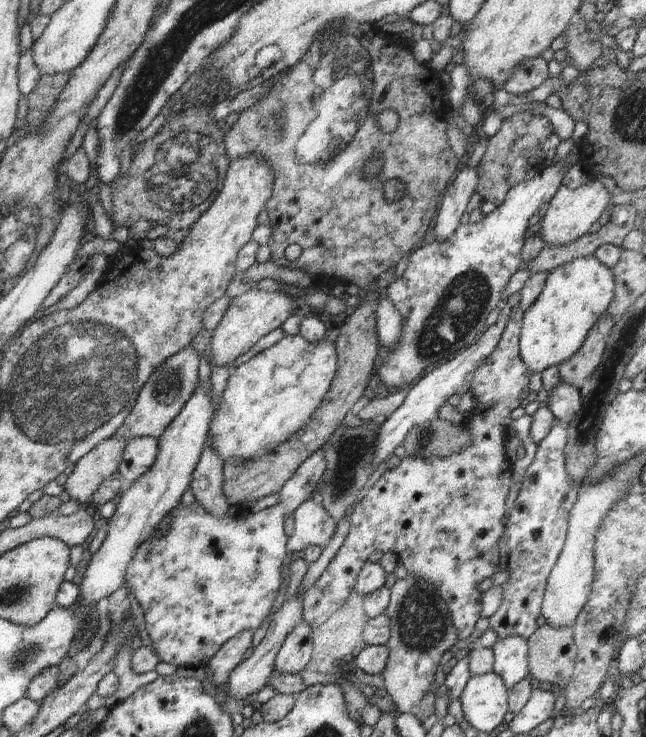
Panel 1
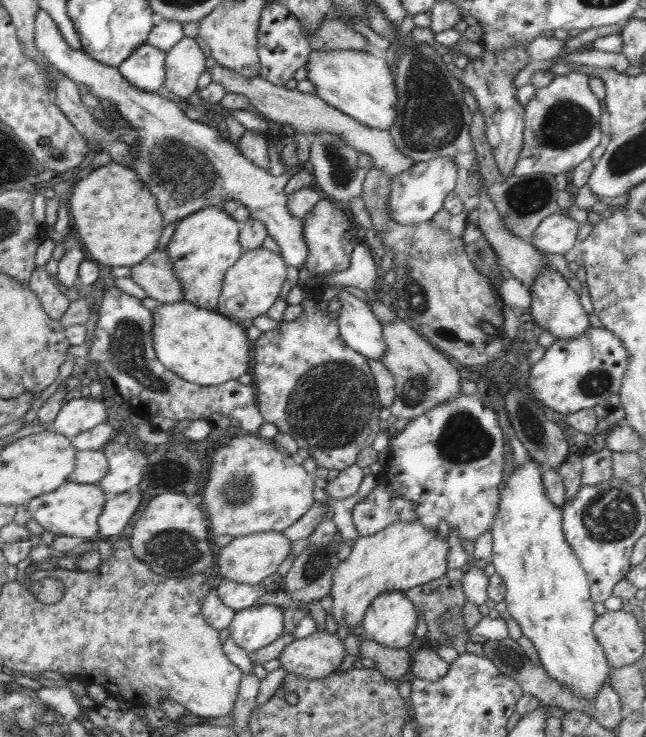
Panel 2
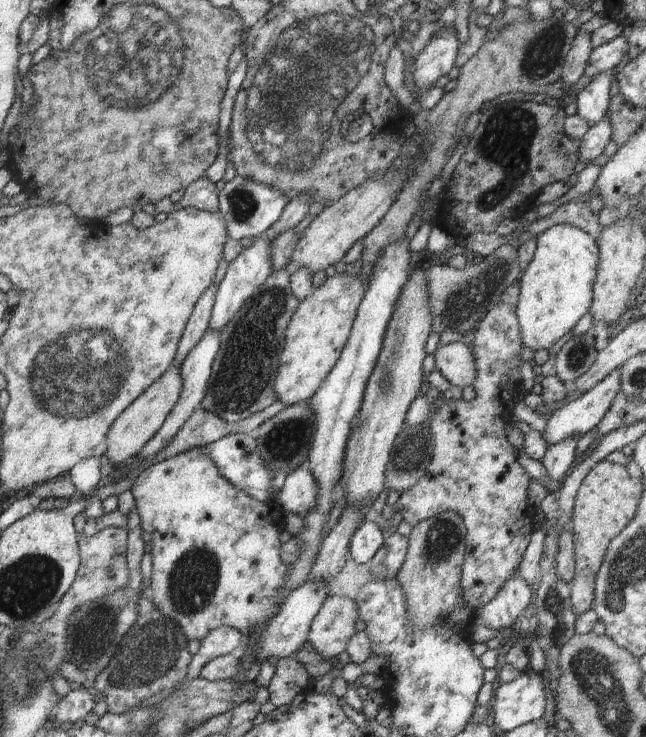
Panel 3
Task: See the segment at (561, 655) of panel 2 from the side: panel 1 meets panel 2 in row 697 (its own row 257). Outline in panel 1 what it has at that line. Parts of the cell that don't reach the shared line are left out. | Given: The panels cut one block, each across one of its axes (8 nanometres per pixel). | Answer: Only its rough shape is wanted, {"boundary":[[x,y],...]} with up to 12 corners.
{"boundary":[[593,255],[547,274],[524,312],[531,373],[570,359],[614,299]]}

